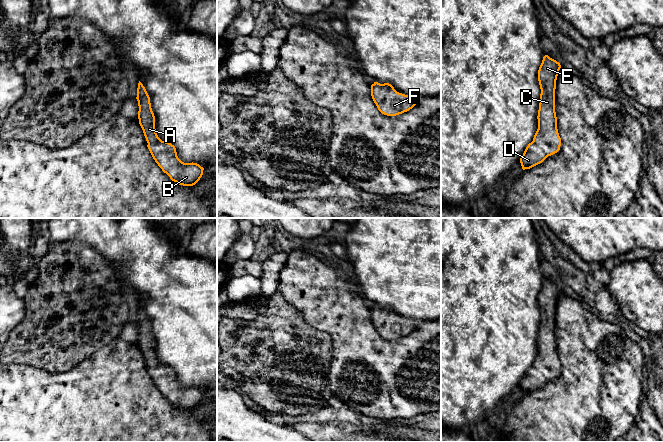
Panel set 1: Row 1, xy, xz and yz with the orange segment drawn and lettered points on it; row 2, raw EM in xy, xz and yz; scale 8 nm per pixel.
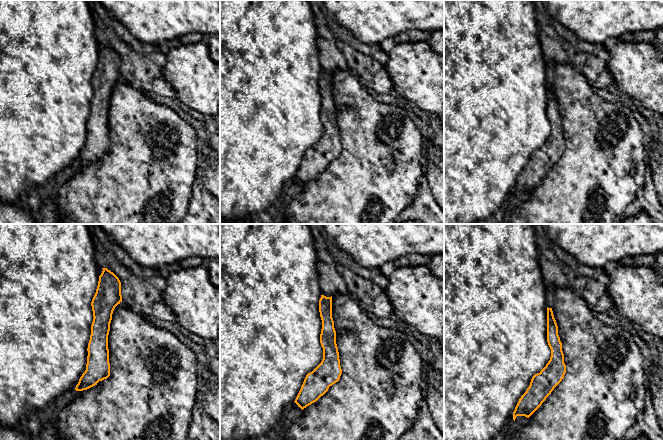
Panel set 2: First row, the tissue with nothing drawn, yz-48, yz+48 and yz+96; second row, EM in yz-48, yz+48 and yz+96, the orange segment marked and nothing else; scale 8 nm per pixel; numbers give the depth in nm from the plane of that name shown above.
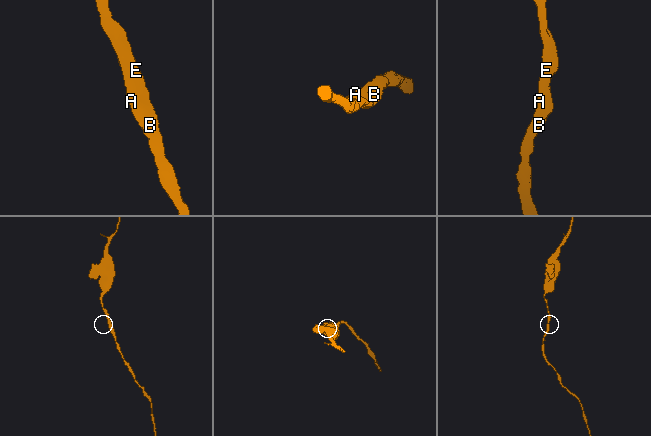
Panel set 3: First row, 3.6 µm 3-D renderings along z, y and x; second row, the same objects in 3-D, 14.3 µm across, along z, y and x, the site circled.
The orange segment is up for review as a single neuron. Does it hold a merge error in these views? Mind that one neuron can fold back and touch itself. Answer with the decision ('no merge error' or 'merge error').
no merge error

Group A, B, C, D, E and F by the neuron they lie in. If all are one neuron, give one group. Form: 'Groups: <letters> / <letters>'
Groups: A B C D E F

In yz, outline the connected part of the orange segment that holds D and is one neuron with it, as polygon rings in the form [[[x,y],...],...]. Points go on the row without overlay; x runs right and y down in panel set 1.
[[[548,279],[543,281],[538,294],[541,313],[538,334],[538,353],[520,382],[522,393],[530,393],[542,387],[548,380],[560,374],[561,362],[557,353],[555,336],[556,304],[561,289]]]

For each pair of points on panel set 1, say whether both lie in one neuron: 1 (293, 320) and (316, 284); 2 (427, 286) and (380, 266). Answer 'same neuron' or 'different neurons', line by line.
1: different neurons
2: same neuron

